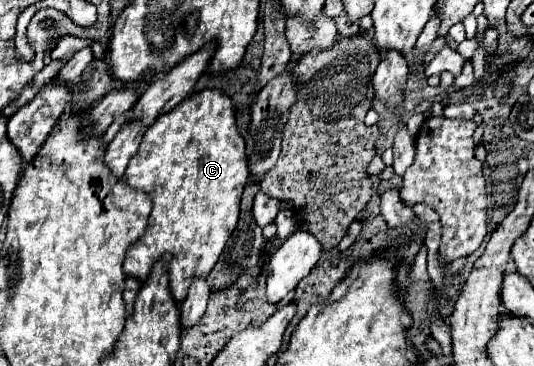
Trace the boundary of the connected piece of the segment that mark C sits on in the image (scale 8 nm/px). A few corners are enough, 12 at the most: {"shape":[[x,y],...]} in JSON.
{"shape":[[227,95],[145,131],[125,183],[147,193],[123,271],[169,253],[181,303],[233,233],[247,177]]}

